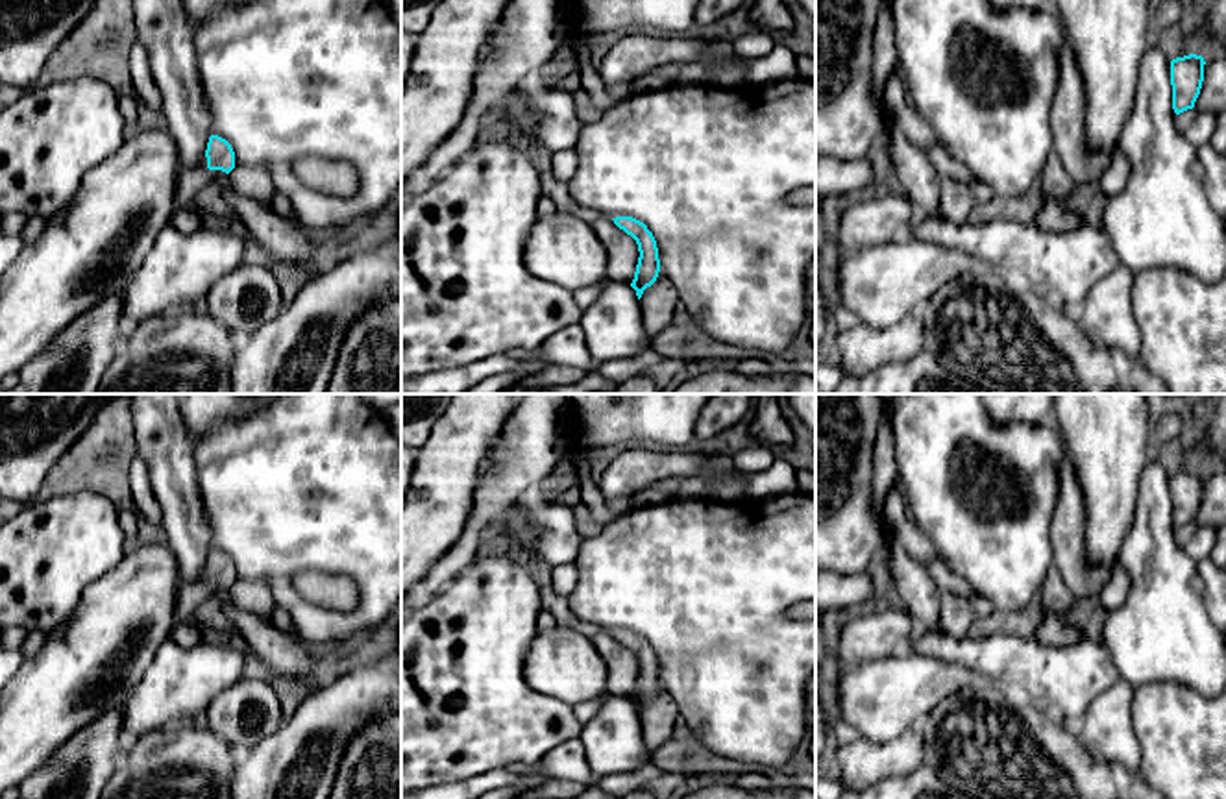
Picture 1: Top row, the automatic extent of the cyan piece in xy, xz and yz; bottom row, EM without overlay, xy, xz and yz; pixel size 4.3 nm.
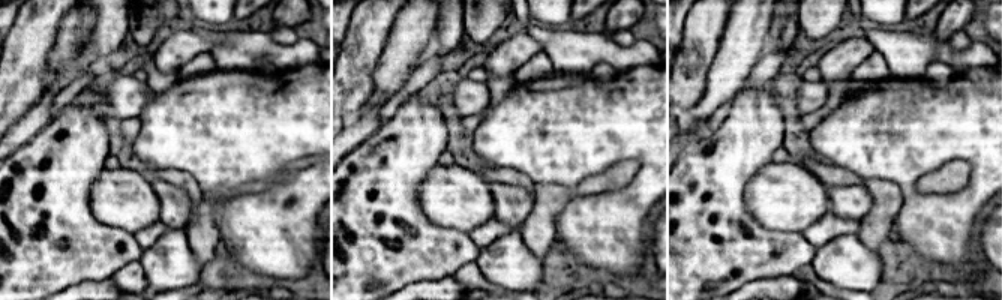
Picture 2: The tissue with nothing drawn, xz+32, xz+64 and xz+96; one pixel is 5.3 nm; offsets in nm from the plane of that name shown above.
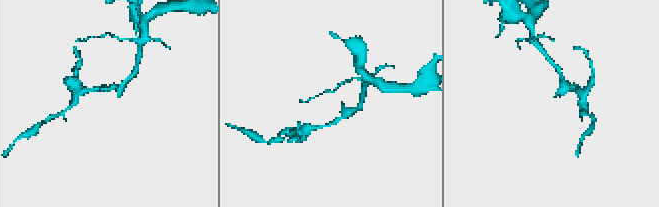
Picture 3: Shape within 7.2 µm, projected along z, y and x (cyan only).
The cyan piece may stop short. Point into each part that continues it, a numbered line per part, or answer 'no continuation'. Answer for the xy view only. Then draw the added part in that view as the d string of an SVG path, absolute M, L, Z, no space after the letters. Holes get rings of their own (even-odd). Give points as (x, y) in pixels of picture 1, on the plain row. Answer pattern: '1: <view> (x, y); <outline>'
1: xy (191, 596); M207 572L203 573L200 581L194 581L194 583L181 579L178 599L176 599L176 610L174 610L176 621L192 620L196 608L205 599L213 597L218 588L224 588L224 586L207 583Z

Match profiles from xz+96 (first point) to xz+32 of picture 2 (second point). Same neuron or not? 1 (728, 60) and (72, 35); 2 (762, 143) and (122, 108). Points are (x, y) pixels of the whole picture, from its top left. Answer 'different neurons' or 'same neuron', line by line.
1: same neuron
2: different neurons

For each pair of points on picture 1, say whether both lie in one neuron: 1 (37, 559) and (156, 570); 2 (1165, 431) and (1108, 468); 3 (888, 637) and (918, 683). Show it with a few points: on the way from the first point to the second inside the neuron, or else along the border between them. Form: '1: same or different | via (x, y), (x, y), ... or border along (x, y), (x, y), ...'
1: different | border along (124, 555), (80, 594)
2: different | border along (1156, 413), (1152, 442)
3: different | border along (908, 651), (857, 664)

